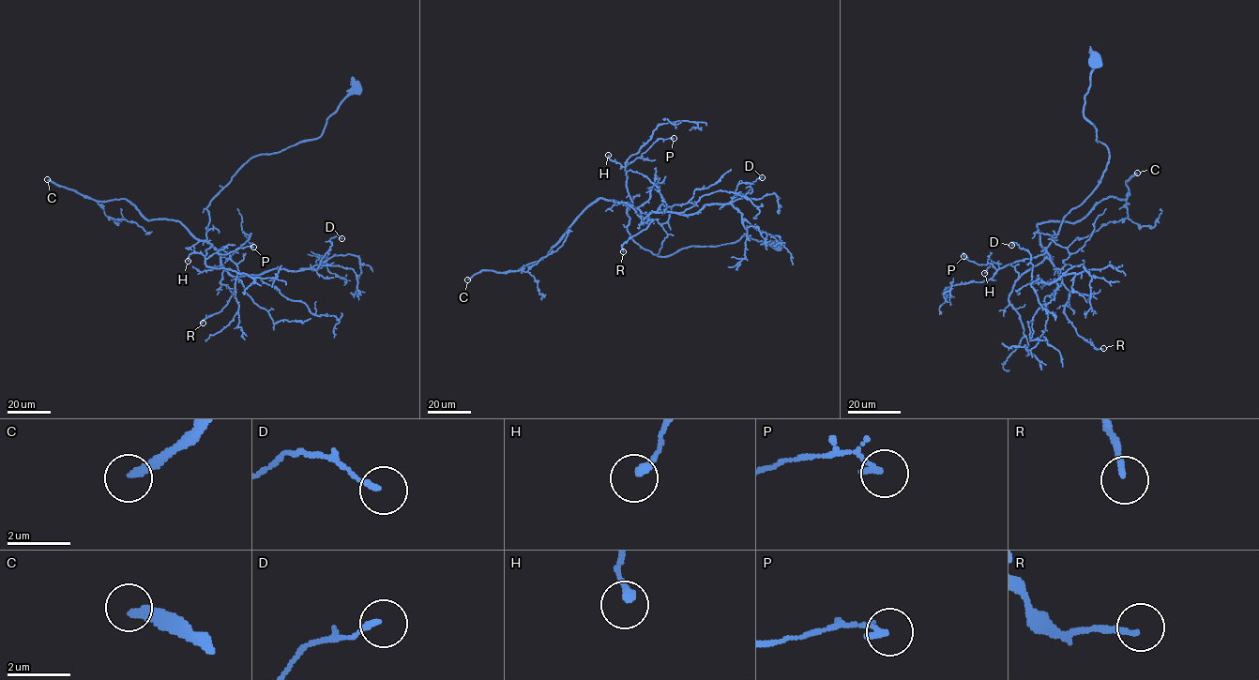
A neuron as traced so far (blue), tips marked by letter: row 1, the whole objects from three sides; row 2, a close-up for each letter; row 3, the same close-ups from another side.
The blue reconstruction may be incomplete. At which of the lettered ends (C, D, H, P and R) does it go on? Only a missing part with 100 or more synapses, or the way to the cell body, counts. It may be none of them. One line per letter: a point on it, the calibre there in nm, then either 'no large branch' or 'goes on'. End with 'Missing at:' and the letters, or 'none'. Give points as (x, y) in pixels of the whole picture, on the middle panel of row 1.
C: (467, 279) | 280 nm | goes on
D: (762, 177) | 130 nm | no large branch
H: (608, 155) | 220 nm | no large branch
P: (674, 138) | 130 nm | no large branch
R: (623, 251) | 160 nm | no large branch
Missing at: C

